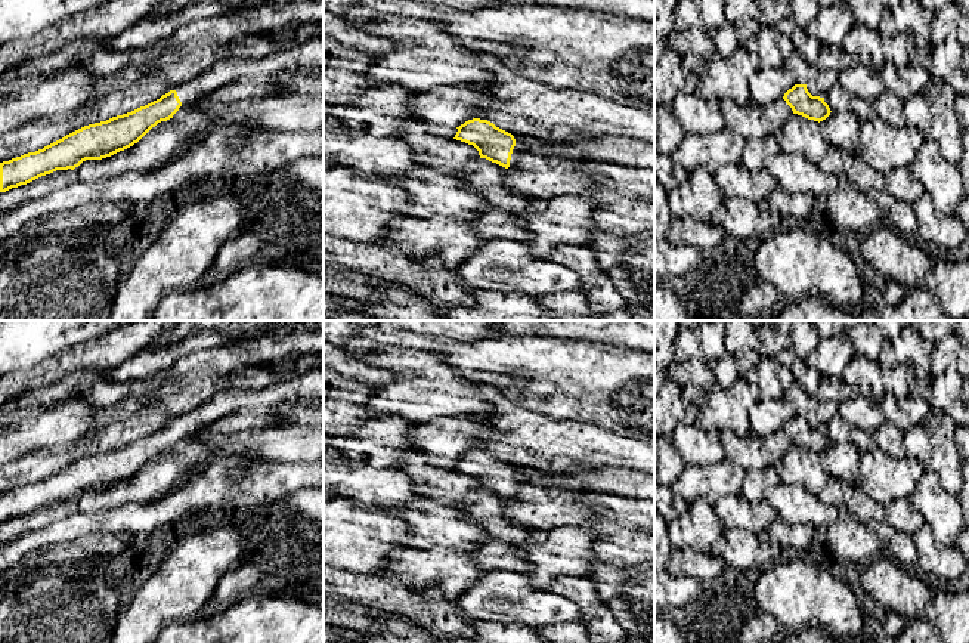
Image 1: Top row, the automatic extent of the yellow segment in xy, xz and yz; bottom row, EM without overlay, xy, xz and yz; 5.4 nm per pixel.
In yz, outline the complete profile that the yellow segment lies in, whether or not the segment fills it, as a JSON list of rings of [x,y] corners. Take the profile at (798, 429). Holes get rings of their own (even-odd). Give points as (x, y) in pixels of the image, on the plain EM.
[[[795,415],[784,424],[783,430],[792,439],[793,445],[818,454],[826,451],[832,443],[824,429],[812,427],[807,415]]]

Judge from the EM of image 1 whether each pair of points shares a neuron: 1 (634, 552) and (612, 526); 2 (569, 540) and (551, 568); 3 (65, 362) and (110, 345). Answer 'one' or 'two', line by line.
1: one
2: one
3: one

